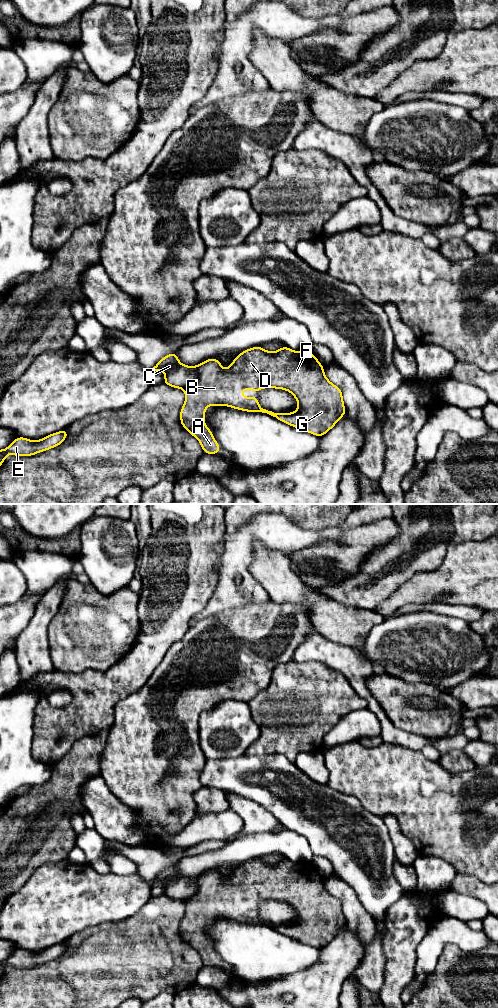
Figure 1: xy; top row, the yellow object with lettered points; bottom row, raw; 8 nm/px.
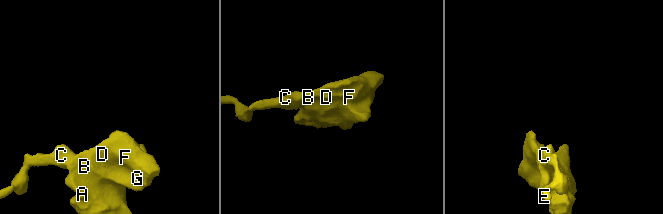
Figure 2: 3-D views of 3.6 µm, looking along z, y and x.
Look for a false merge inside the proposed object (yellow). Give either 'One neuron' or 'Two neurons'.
Two neurons

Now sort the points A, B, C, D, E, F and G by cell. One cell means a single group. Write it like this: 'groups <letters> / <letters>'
groups A B D F G / C E

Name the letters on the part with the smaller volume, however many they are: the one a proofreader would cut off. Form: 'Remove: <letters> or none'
Remove: C, E

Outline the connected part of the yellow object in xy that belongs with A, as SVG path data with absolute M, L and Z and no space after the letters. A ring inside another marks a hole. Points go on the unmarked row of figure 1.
M261 858L249 860L240 864L232 876L223 881L219 871L207 871L197 877L196 894L184 901L185 914L180 922L180 935L193 949L201 956L205 966L219 966L220 957L213 949L212 943L206 938L204 928L205 922L210 917L227 918L246 924L267 925L277 932L295 939L302 944L308 944L315 948L322 949L331 942L336 935L346 926L343 914L343 906L340 899L331 895L324 886L324 879L319 872L313 867L311 862L294 863L287 858L283 858L277 863L271 864L263 861ZM263 900L282 901L290 904L298 914L298 920L292 925L274 925L263 921L259 917L258 909L243 909L242 902L260 903Z

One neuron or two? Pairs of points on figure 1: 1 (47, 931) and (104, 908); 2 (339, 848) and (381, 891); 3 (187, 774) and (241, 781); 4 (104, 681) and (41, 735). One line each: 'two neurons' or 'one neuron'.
1: one neuron
2: one neuron
3: two neurons
4: one neuron

